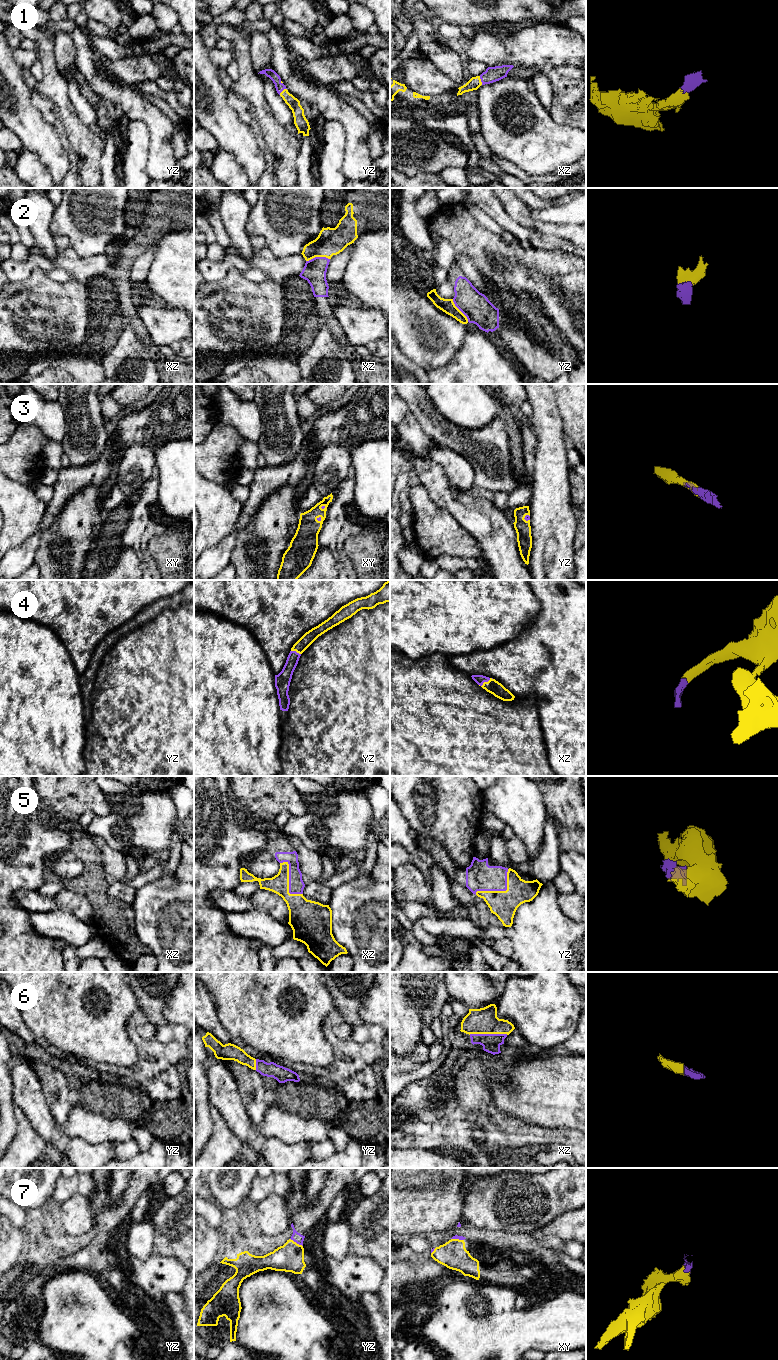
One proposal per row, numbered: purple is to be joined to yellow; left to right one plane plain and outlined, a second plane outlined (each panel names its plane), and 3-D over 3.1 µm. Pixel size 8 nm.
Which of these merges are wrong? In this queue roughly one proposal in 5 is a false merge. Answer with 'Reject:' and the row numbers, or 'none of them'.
Reject: none of them

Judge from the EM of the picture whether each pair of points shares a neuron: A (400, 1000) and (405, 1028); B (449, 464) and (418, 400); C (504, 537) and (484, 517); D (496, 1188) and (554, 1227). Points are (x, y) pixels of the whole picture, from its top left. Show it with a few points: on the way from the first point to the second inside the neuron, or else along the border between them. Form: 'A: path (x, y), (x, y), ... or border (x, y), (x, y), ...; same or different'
A: path (400, 1007), (400, 1021); same
B: border (440, 444), (446, 445), (461, 455); different
C: path (499, 532), (489, 522); same
D: border (569, 1211), (557, 1216), (542, 1228); different

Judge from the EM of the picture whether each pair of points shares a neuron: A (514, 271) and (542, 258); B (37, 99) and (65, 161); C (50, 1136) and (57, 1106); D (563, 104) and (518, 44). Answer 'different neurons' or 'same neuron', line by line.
A: same neuron
B: different neurons
C: different neurons
D: same neuron

